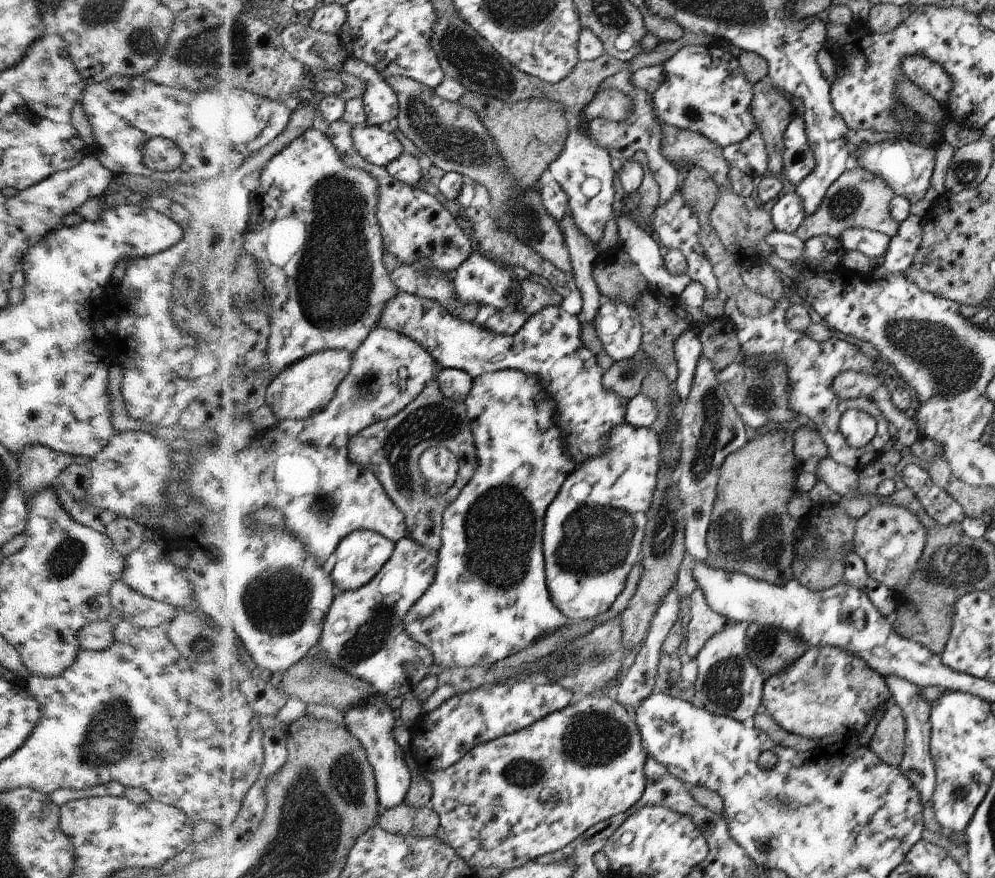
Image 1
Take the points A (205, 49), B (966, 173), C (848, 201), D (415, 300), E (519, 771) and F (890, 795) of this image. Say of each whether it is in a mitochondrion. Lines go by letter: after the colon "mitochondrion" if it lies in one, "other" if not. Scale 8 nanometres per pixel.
A: mitochondrion
B: mitochondrion
C: mitochondrion
D: other
E: mitochondrion
F: other

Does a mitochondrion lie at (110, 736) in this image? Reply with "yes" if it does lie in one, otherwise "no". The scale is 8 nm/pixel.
yes

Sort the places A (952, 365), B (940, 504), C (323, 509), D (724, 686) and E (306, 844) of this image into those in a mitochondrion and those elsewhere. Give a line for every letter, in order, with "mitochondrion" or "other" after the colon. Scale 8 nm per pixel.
A: mitochondrion
B: other
C: mitochondrion
D: mitochondrion
E: mitochondrion

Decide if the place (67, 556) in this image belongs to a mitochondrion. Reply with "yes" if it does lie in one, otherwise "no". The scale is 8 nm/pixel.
yes

